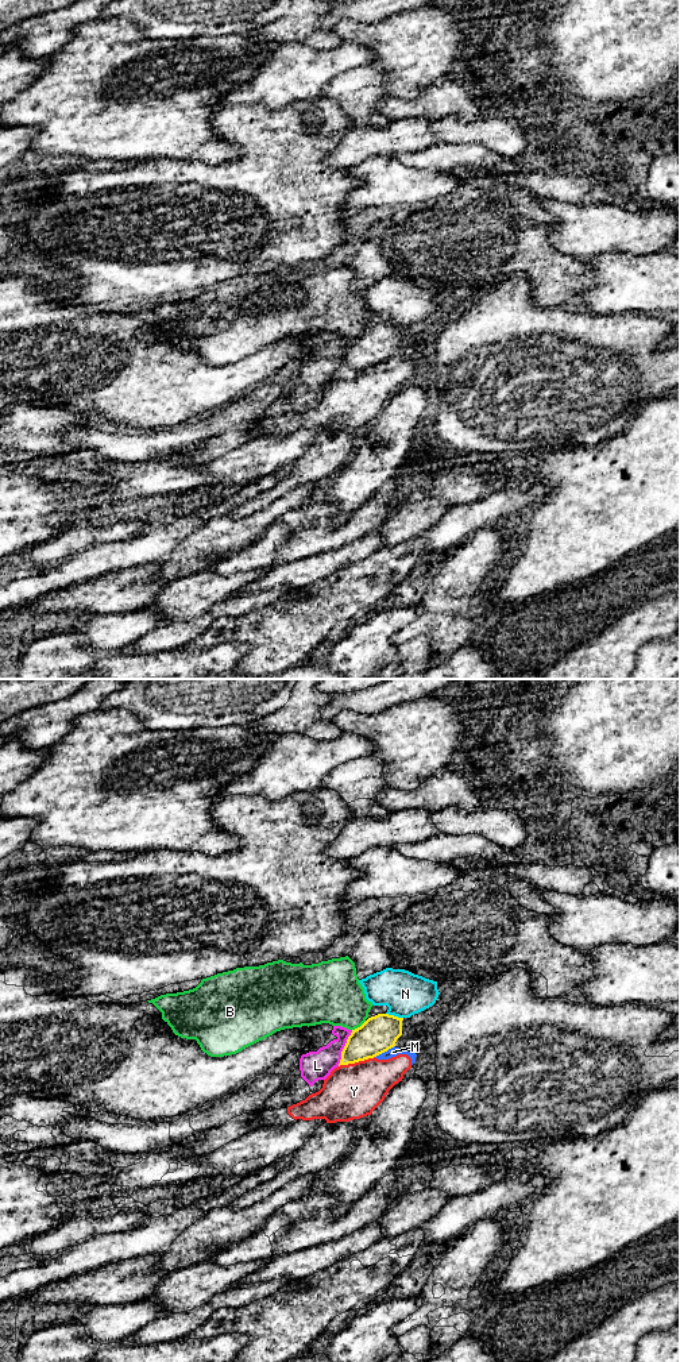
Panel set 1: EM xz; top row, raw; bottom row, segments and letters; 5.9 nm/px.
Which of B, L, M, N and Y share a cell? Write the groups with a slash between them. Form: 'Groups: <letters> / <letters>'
Groups: B / L / M Y / N

